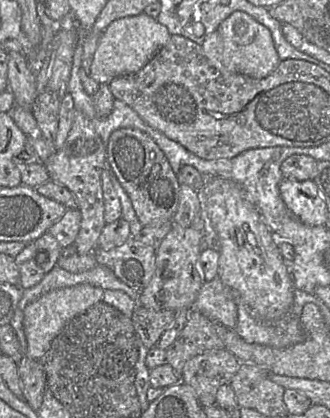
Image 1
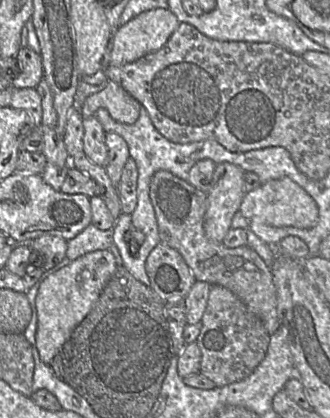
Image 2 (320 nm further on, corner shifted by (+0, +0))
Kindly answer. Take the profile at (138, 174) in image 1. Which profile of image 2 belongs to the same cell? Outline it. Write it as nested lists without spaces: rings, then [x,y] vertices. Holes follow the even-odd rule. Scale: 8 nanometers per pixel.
[[[157,171],[149,185],[161,242],[177,250],[196,281],[220,285],[233,292],[263,323],[272,335],[280,326],[277,314],[277,291],[270,267],[248,245],[227,248],[207,238],[203,228],[207,195],[172,173]]]

